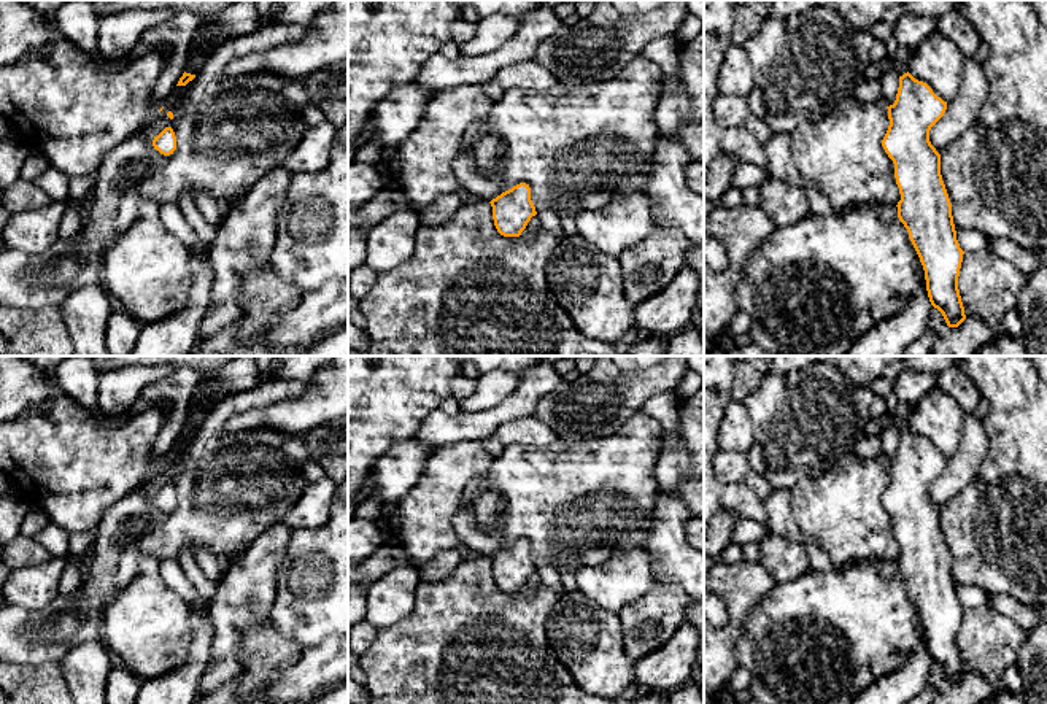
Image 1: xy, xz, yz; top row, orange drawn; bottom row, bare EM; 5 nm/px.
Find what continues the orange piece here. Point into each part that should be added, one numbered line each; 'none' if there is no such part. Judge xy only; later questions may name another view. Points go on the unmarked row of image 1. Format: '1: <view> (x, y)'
1: xy (197, 412)

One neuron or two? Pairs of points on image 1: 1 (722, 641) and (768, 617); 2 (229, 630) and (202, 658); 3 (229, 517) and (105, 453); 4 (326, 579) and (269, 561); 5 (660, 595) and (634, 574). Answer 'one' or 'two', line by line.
1: two
2: two
3: two
4: two
5: two

